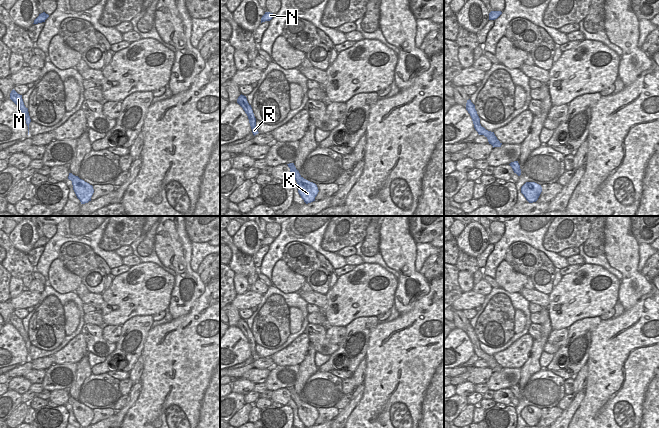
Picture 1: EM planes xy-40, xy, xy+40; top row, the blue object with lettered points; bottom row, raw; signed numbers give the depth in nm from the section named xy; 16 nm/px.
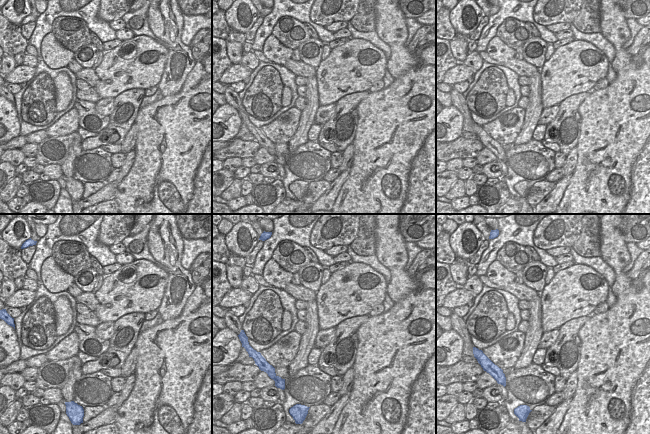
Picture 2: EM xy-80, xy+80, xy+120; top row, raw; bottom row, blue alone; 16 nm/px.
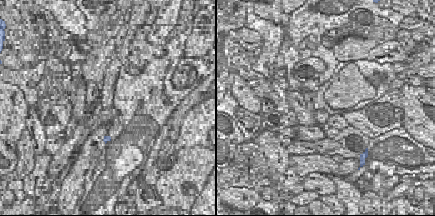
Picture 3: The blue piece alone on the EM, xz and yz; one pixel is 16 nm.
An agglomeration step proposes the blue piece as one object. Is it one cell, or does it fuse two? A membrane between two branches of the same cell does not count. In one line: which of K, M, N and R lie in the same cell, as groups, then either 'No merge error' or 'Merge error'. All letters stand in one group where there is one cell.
Groups: K M N R. No merge error.

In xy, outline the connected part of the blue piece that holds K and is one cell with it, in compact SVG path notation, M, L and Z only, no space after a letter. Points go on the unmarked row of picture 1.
M294 387L287 388L290 392L291 399L295 402L298 408L298 417L306 428L315 425L319 414L315 407L304 403L296 393Z

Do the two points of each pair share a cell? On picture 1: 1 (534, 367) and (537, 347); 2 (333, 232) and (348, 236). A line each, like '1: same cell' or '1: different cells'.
1: same cell
2: same cell

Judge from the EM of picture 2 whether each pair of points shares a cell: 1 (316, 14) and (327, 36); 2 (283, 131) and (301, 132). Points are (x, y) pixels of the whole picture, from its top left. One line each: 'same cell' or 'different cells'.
1: different cells
2: different cells

